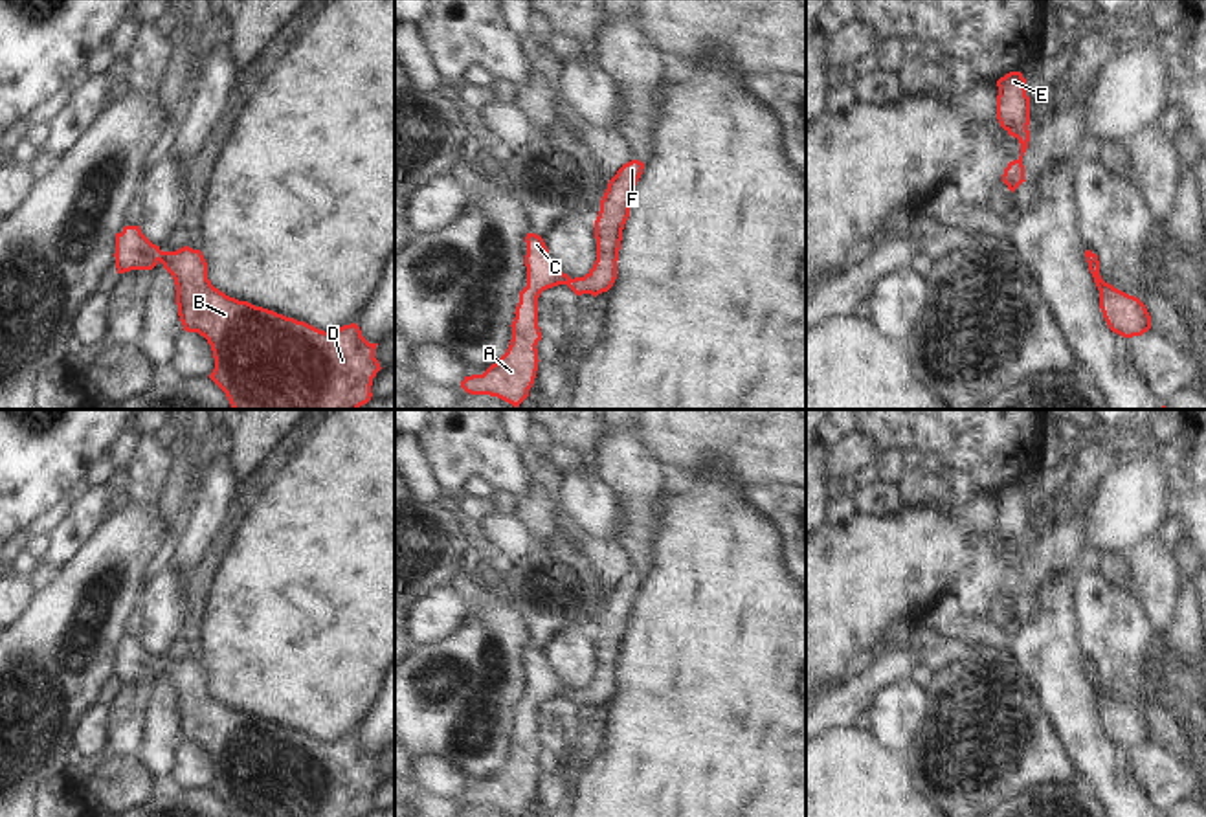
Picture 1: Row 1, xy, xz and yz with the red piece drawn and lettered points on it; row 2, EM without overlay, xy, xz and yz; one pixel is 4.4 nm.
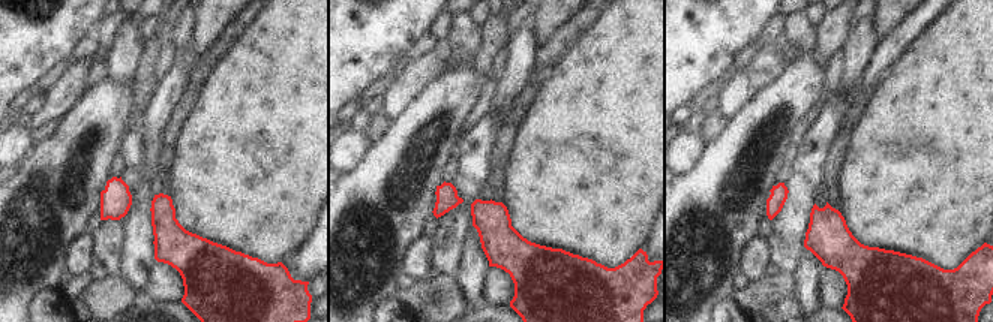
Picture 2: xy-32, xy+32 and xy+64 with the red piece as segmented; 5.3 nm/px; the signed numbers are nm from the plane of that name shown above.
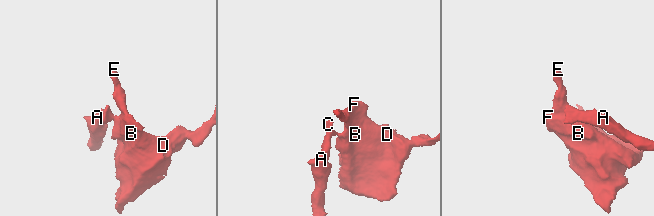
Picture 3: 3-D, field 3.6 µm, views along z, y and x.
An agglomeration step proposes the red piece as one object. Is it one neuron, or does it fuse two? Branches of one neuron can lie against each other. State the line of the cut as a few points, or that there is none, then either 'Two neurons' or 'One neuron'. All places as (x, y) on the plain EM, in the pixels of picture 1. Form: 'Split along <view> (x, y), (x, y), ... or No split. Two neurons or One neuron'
No split. One neuron.

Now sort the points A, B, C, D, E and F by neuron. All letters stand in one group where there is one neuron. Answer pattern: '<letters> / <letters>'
A B C D E F

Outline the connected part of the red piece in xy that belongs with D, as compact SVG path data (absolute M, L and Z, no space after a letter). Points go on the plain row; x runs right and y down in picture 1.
M125 637L116 644L117 685L152 681L158 674L176 696L178 727L187 744L207 751L215 769L209 789L226 804L231 817L363 817L382 780L374 769L378 755L369 755L356 734L330 744L274 722L226 707L207 690L207 674L200 661L184 657L162 663L140 641Z

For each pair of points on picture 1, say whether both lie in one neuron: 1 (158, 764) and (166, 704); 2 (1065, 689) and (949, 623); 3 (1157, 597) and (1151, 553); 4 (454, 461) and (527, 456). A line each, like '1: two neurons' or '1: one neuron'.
1: one neuron
2: one neuron
3: one neuron
4: two neurons

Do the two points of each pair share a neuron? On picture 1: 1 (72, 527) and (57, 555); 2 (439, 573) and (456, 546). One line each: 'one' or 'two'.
1: one
2: one

